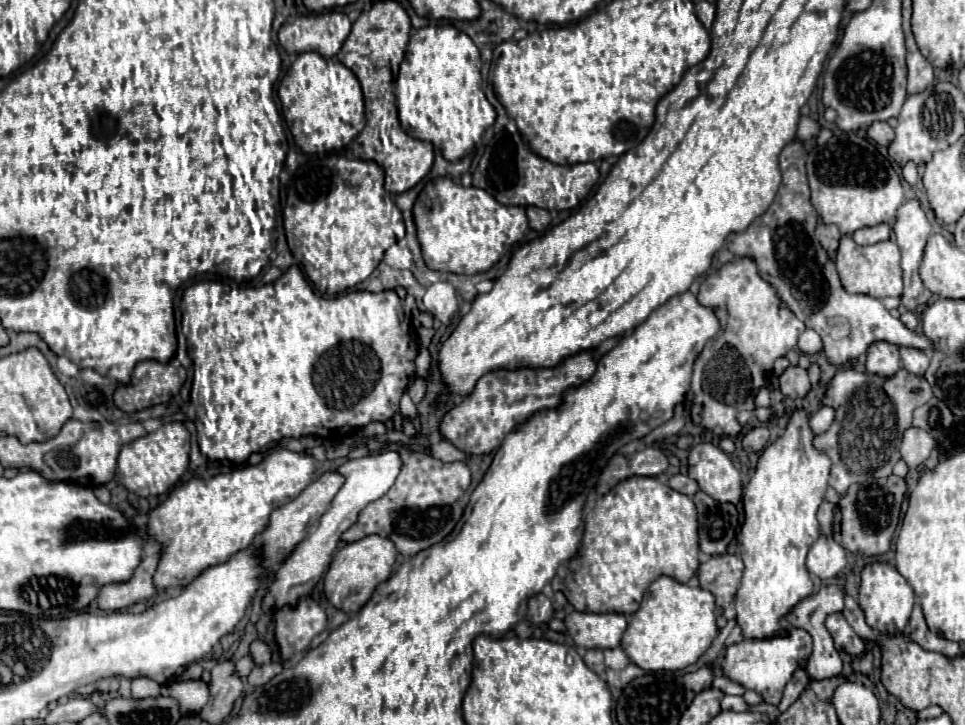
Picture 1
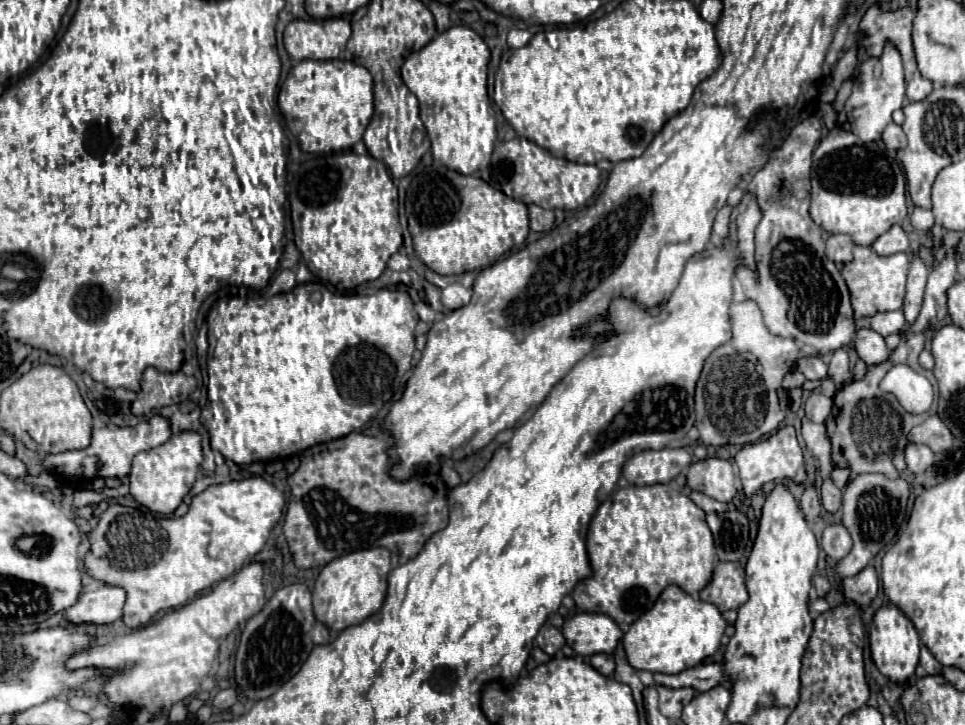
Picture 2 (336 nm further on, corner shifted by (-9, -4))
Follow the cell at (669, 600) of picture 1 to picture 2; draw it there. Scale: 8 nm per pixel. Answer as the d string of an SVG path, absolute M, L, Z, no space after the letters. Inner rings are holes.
M667 586L655 606L637 618L623 634L623 648L629 664L637 670L679 674L713 656L721 646L725 628L727 622L713 604L695 600L679 586Z

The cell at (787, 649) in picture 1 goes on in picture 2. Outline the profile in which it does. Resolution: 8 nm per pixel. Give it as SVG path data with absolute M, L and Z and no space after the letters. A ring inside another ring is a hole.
M699 664L695 668L683 670L679 674L653 674L655 684L667 686L667 688L693 688L697 692L707 692L713 686L721 684L723 680L727 680L723 668L719 664Z

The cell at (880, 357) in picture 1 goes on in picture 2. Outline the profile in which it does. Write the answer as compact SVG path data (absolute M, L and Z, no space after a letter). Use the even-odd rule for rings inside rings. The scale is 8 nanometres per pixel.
M859 328L855 332L855 350L867 364L881 364L889 358L889 350L881 334L871 328Z

